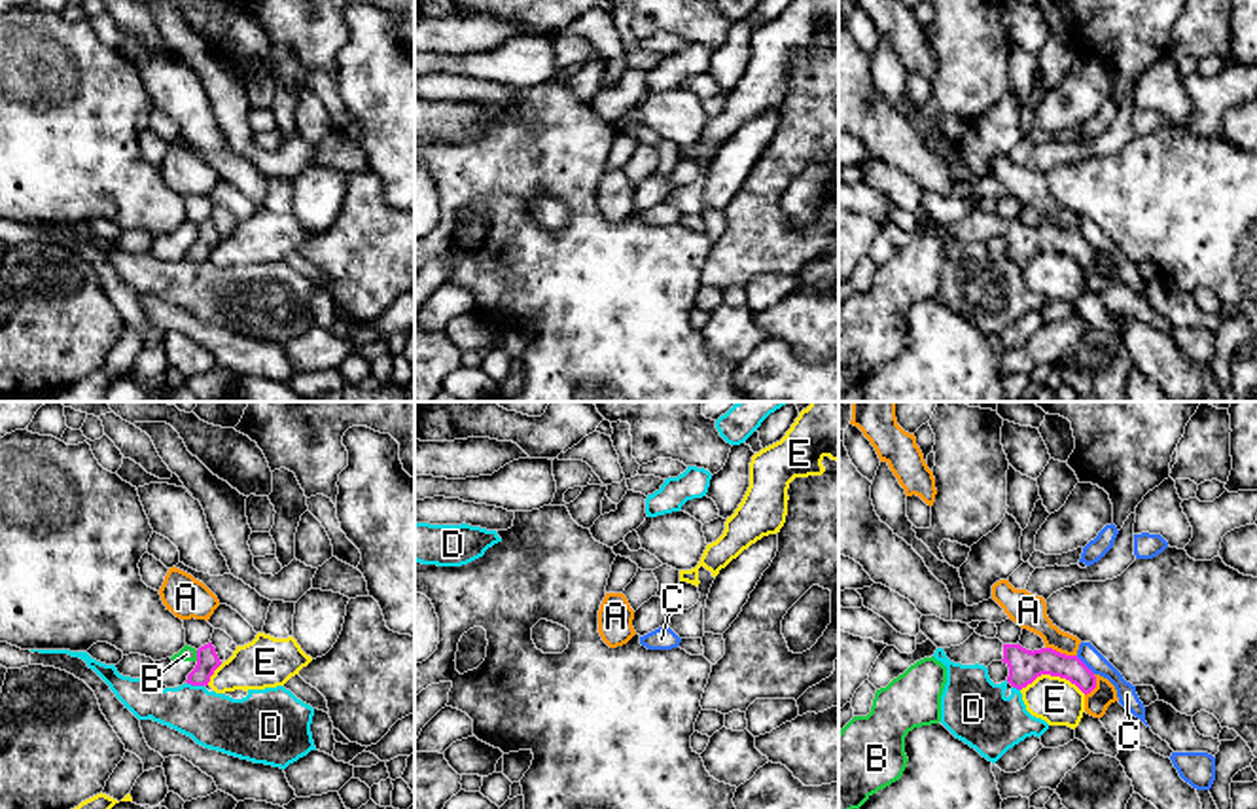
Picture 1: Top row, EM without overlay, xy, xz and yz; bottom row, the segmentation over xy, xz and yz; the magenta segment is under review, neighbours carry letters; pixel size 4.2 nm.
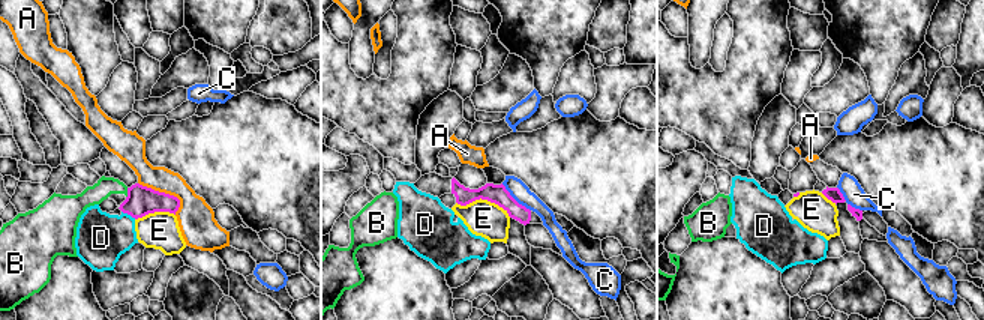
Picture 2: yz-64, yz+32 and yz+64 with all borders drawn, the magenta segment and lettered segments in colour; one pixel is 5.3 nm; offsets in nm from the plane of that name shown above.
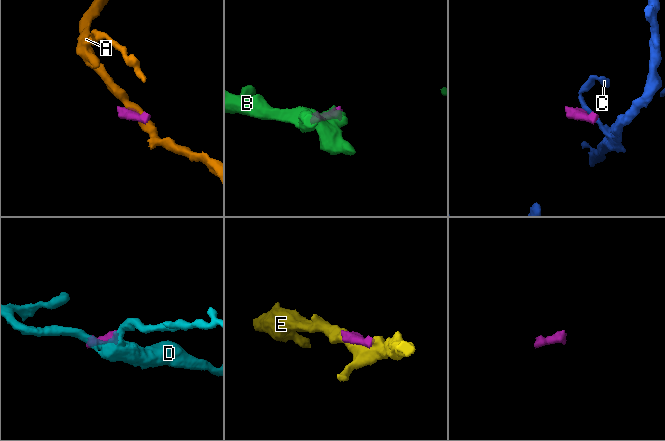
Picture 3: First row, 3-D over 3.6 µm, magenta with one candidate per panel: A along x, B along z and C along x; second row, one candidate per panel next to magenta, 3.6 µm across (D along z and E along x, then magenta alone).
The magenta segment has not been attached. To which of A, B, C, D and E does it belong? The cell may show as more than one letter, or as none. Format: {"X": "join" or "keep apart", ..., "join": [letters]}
{"A": "keep apart", "B": "keep apart", "C": "keep apart", "D": "keep apart", "E": "keep apart", "join": []}

